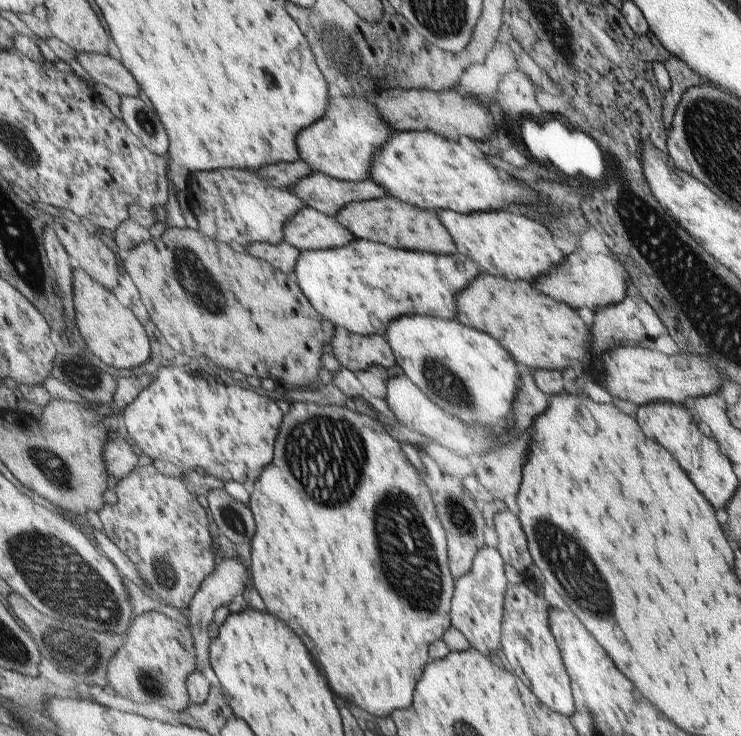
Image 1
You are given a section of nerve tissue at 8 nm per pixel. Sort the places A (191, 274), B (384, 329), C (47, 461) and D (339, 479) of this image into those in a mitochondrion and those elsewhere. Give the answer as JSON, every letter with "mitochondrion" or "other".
{"A":"mitochondrion","B":"other","C":"mitochondrion","D":"mitochondrion"}

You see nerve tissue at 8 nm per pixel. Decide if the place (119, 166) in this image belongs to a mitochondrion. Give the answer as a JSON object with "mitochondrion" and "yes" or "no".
{"mitochondrion":"no"}

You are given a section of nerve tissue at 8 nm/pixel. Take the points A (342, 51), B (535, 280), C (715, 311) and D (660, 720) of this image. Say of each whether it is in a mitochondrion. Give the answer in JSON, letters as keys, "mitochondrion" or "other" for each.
{"A":"mitochondrion","B":"other","C":"mitochondrion","D":"other"}

